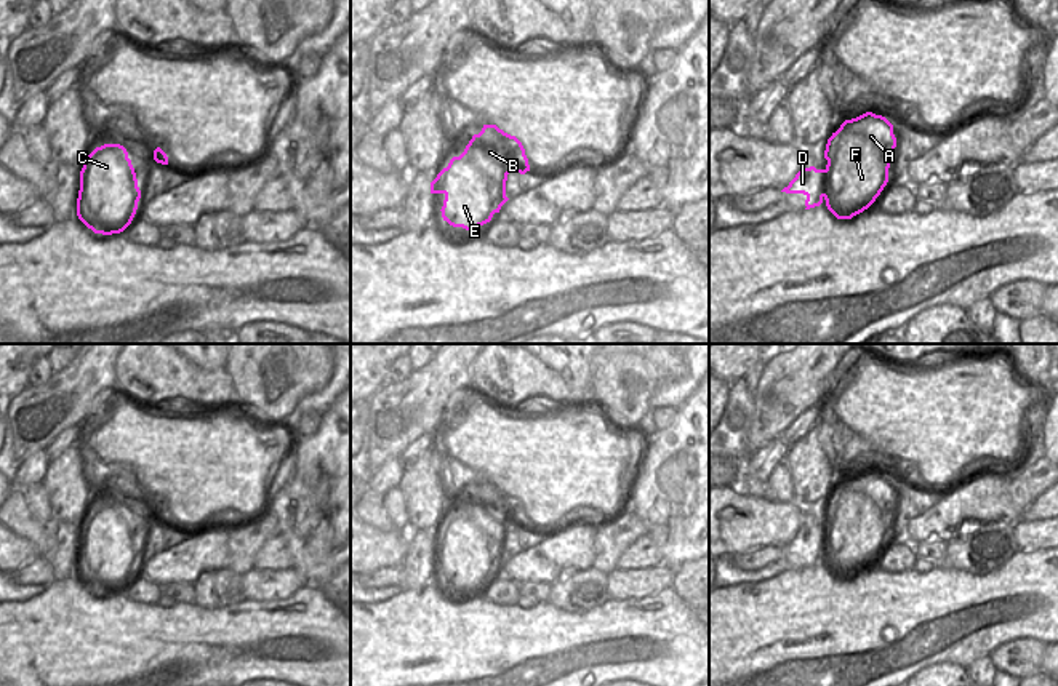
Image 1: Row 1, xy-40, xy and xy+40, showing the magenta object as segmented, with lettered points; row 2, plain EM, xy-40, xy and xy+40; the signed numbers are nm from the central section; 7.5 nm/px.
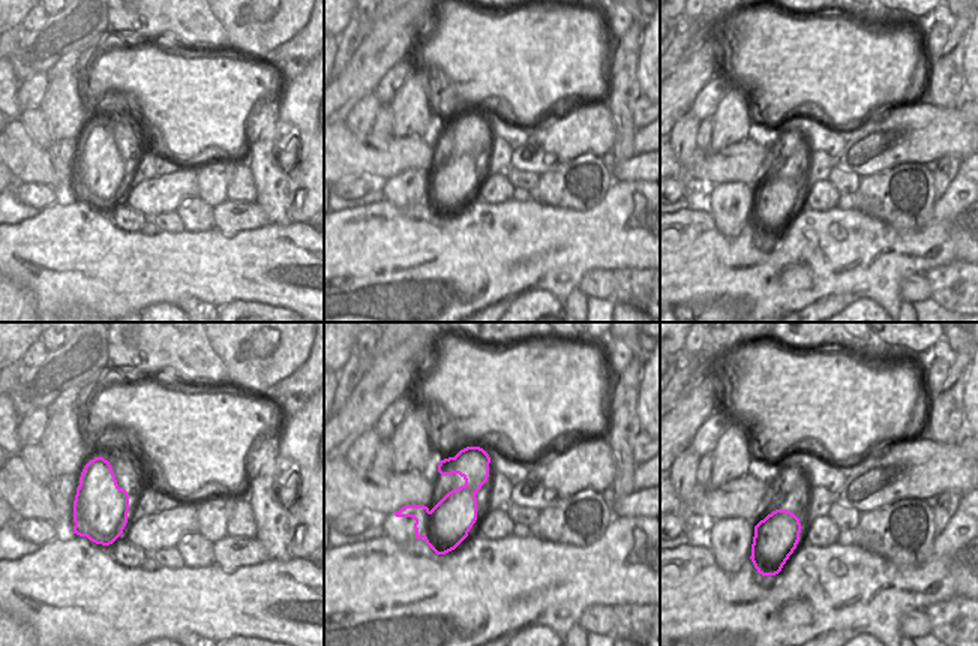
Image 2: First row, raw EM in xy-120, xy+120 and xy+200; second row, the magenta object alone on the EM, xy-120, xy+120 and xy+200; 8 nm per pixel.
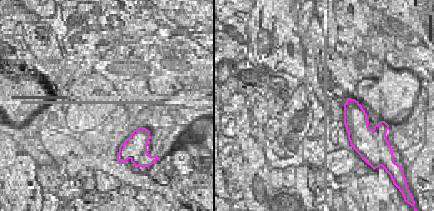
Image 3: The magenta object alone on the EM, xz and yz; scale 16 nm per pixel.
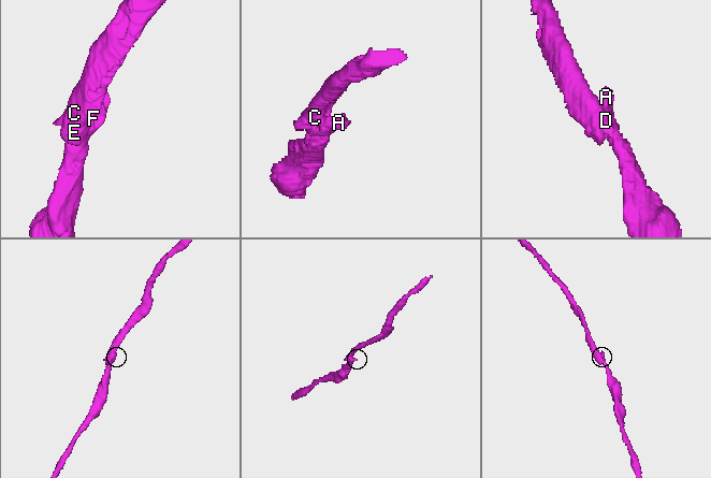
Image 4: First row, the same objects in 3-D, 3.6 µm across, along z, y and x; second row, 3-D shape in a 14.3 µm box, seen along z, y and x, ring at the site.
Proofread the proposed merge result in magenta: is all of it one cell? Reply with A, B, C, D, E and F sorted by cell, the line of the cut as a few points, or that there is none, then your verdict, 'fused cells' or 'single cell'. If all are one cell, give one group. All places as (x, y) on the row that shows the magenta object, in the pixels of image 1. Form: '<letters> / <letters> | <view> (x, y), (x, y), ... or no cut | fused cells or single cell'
A B C D E F | no cut | single cell

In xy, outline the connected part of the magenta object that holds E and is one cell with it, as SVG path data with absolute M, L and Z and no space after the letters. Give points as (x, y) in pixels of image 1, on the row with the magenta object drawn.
M483 125L464 152L453 157L431 182L431 193L443 193L442 217L453 227L472 230L491 221L509 200L509 173L530 171L522 142L496 125Z

